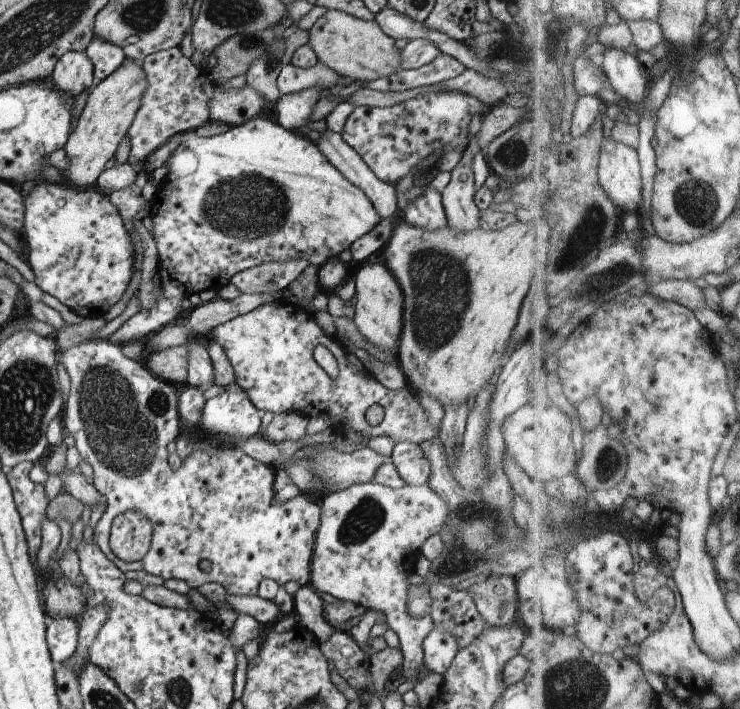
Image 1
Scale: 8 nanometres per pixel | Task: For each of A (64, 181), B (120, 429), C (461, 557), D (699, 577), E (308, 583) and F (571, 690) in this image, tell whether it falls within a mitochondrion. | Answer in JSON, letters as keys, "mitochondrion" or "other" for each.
{"A":"other","B":"mitochondrion","C":"mitochondrion","D":"other","E":"other","F":"mitochondrion"}

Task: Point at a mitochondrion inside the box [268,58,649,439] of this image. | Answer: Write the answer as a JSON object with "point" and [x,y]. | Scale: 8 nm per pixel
{"point":[441,282]}

